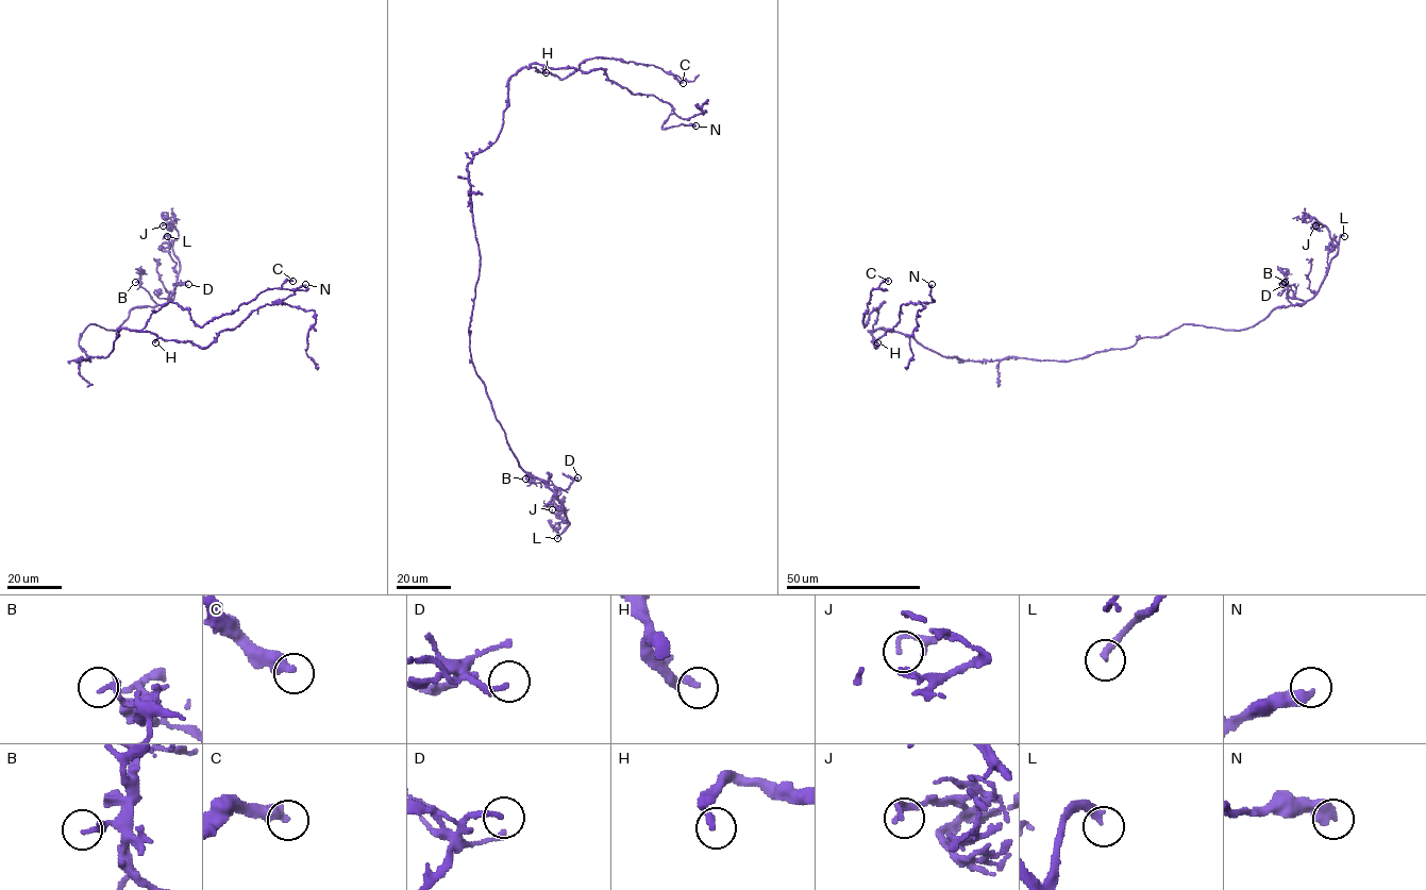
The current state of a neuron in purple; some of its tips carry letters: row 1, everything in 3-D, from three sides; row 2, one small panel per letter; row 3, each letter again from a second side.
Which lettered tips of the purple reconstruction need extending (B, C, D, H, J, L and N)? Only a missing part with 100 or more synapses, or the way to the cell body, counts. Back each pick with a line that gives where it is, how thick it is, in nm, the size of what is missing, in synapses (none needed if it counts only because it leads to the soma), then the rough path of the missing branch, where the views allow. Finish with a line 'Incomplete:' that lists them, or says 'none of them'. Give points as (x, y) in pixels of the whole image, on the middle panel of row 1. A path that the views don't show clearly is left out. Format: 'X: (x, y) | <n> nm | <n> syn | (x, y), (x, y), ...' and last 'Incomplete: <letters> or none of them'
L: (557, 538) | 240 nm
Incomplete: L

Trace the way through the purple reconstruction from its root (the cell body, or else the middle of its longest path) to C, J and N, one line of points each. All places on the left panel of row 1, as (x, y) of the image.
C: (83, 358), (78, 360), (107, 356), (118, 330), (140, 330), (169, 302), (186, 308), (203, 326), (292, 281)
J: (83, 358), (90, 360), (79, 339), (90, 324), (115, 330), (135, 307), (173, 297), (178, 232), (163, 225)
N: (83, 358), (78, 360), (107, 356), (122, 329), (207, 347), (220, 332), (305, 284)

